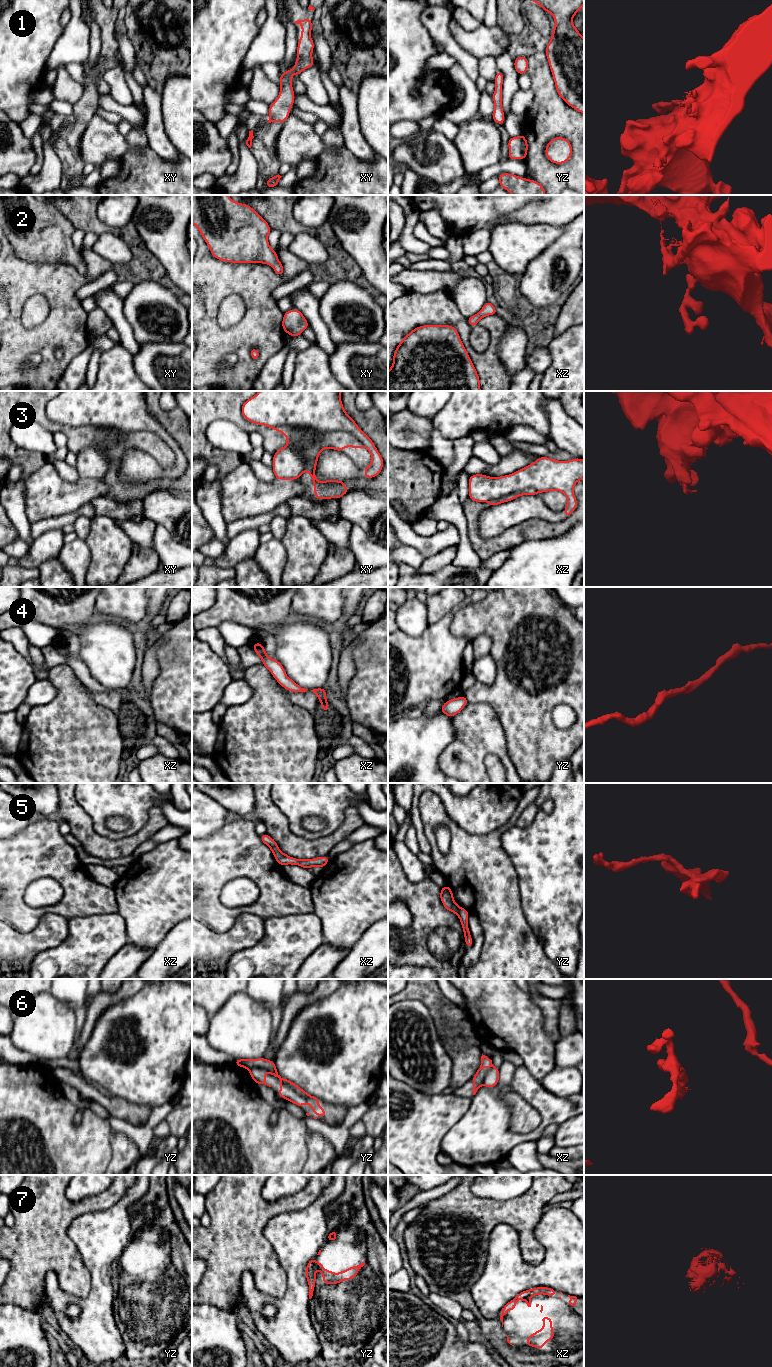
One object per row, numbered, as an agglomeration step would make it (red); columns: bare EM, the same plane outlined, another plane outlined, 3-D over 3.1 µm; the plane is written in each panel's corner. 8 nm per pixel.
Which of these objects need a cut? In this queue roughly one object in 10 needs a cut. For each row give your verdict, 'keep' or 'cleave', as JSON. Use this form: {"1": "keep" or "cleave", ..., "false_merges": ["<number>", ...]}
{"1": "keep", "2": "keep", "3": "cleave", "4": "keep", "5": "keep", "6": "cleave", "7": "keep", "false_merges": ["3", "6"]}

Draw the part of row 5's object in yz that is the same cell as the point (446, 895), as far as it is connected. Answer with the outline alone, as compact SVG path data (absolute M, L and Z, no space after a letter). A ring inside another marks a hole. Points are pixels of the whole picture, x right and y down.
M448 885L441 888L440 900L446 910L453 912L454 914L456 914L459 917L461 925L462 925L462 929L464 932L464 938L465 938L465 942L466 942L465 945L467 948L470 948L473 944L473 940L470 935L470 929L468 928L468 925L467 925L469 912L466 909L460 907L454 901L453 892L449 888Z

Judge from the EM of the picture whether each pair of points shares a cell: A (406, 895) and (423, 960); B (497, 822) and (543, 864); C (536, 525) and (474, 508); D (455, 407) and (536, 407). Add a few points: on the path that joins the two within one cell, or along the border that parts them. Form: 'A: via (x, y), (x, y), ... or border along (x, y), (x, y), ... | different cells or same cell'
A: via (419, 911), (419, 944) | same cell
B: border along (515, 825), (502, 834), (501, 846), (507, 854) | different cells
C: via (514, 536), (501, 543), (482, 543), (473, 530) | same cell
D: via (475, 407), (516, 407) | same cell

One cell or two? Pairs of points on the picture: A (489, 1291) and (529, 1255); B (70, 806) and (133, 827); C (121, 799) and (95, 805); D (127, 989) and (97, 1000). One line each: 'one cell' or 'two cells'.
A: two cells
B: two cells
C: one cell
D: one cell

